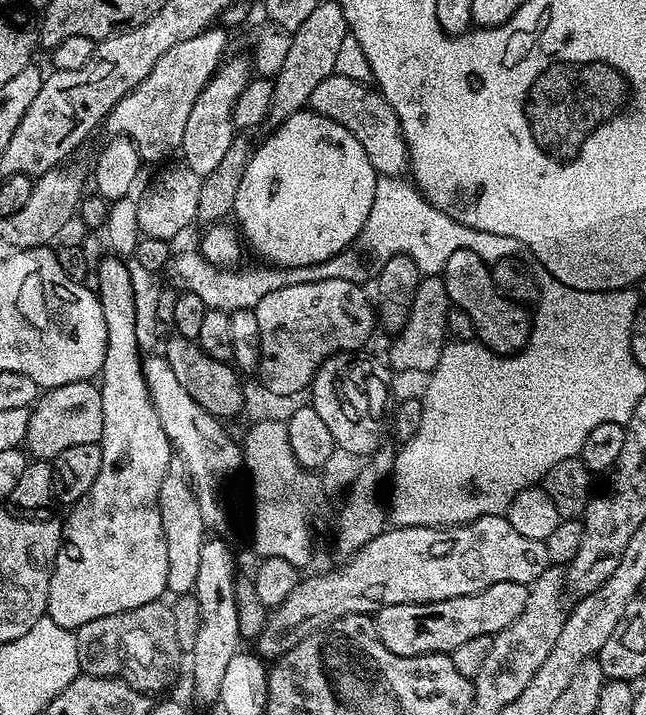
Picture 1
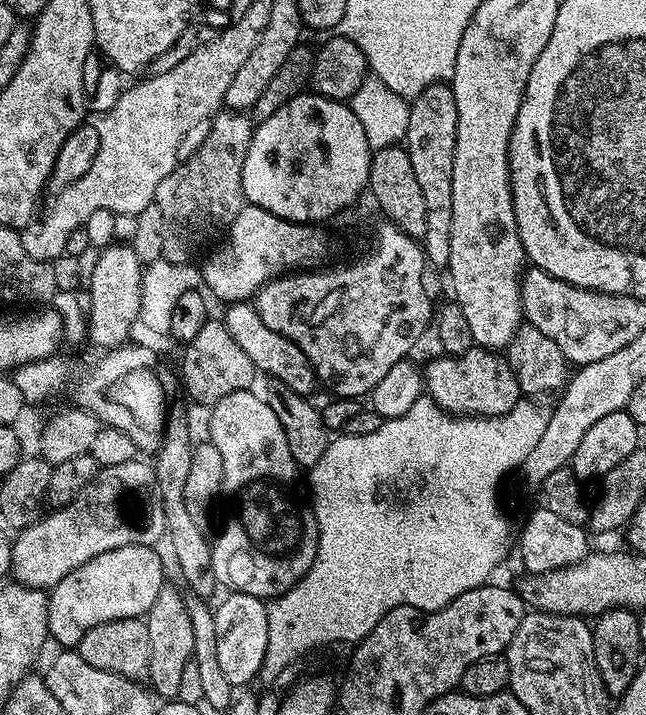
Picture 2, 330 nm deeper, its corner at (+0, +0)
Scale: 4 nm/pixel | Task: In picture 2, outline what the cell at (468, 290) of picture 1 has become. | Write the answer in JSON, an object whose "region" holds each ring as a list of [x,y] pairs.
{"region":[[[473,346],[469,352],[459,353],[455,358],[448,354],[441,357],[441,360],[430,361],[428,368],[426,364],[423,373],[427,395],[431,396],[435,404],[445,412],[450,412],[454,416],[501,416],[522,399],[518,378],[499,351]]]}

